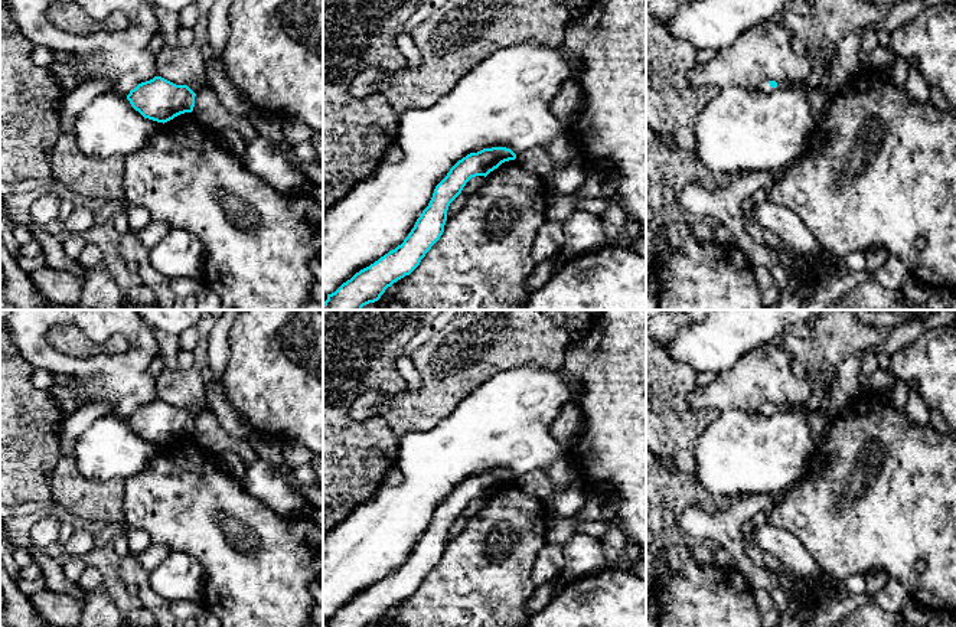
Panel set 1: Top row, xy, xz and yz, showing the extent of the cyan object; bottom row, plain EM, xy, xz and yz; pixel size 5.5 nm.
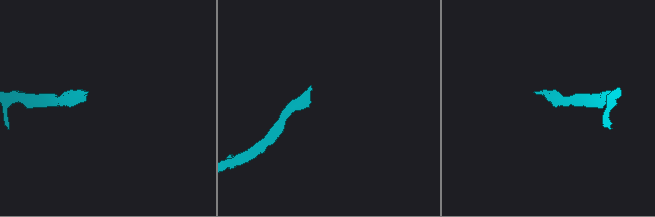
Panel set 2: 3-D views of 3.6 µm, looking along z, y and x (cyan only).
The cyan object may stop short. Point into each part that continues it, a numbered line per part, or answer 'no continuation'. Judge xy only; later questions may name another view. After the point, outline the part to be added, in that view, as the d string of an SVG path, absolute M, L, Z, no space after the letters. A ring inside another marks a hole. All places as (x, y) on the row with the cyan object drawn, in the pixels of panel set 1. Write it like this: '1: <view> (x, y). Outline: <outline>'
no continuation

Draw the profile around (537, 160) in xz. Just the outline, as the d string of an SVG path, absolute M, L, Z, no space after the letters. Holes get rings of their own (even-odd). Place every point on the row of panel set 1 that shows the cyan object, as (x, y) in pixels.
M541 147L519 153L516 154L515 160L518 166L525 169L526 172L538 174L544 179L548 179L548 176L557 169L546 148L541 148Z

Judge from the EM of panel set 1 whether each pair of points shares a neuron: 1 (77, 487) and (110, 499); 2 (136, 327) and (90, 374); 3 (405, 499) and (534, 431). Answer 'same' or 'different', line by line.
1: same
2: same
3: same

